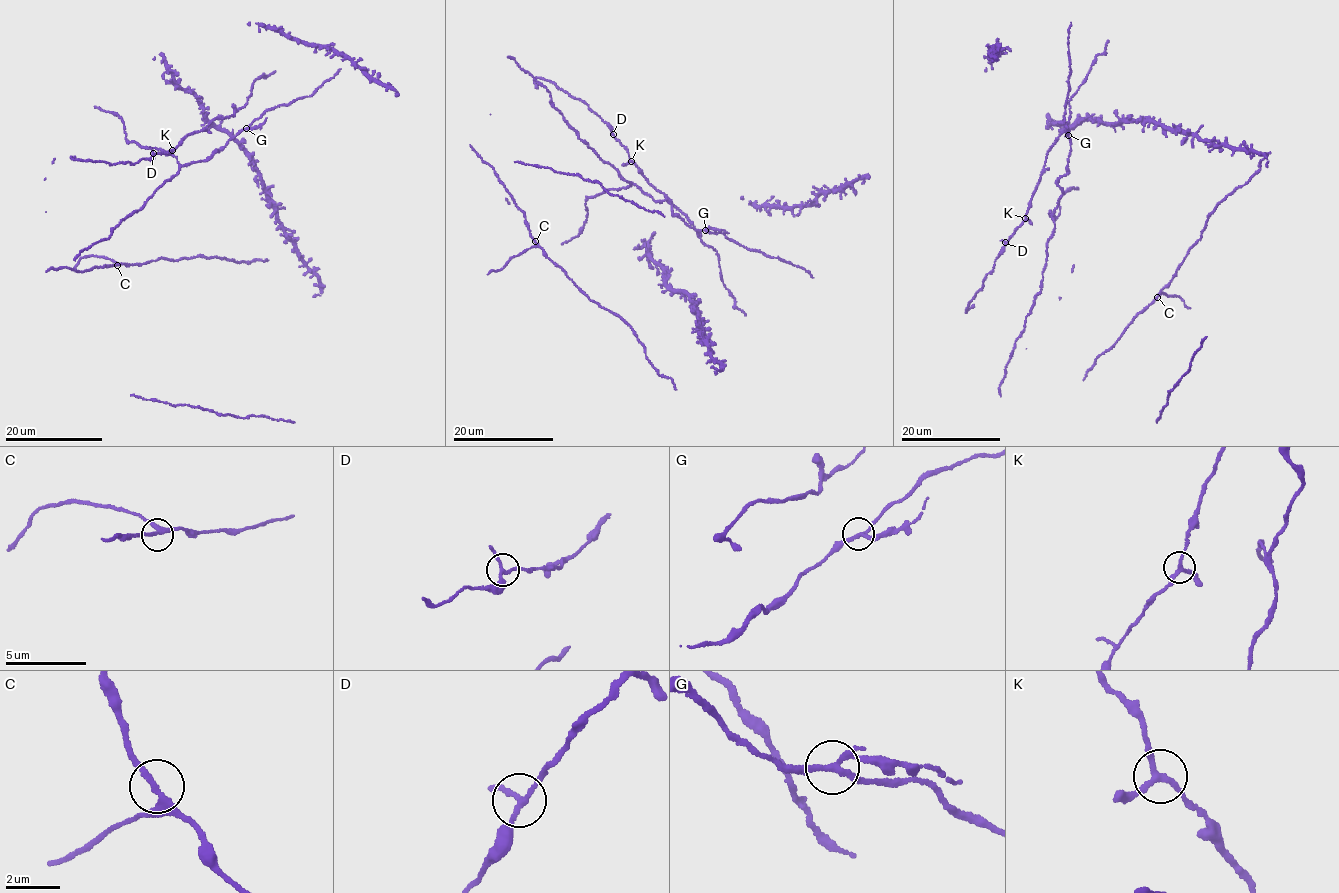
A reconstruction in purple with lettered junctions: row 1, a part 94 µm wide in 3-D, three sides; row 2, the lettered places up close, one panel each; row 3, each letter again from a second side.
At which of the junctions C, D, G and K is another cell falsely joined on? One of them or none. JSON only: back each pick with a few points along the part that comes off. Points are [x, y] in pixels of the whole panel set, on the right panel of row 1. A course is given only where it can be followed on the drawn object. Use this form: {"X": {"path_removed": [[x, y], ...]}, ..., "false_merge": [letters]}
{"G": {"path_removed": [[1068, 135], [1063, 115]]}, "false_merge": ["G"]}

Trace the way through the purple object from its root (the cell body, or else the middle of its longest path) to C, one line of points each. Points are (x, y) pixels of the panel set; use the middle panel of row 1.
C: (670, 377), (662, 377), (657, 372), (633, 328), (591, 301), (535, 241)

